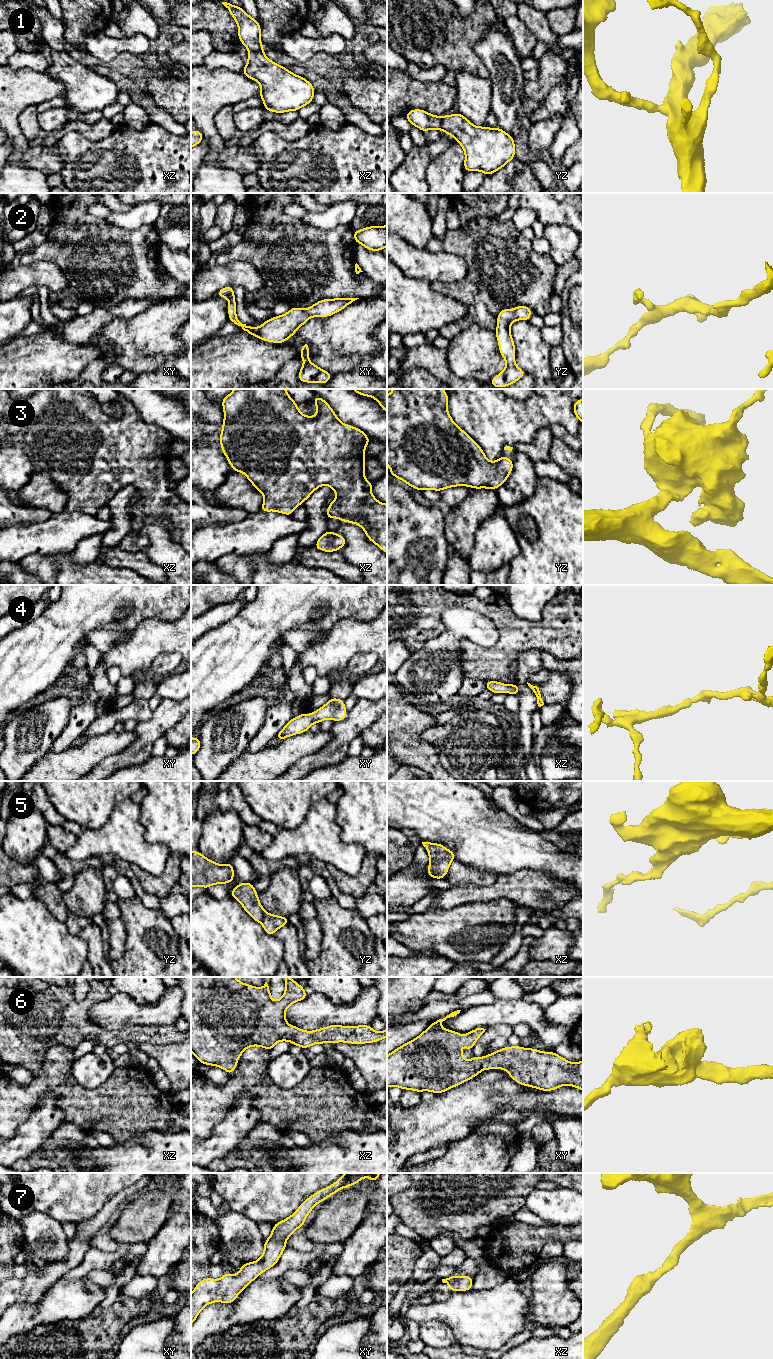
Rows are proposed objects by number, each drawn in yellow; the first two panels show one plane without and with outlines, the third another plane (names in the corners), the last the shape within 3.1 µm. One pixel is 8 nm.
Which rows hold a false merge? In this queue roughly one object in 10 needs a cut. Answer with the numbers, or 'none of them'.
none of them

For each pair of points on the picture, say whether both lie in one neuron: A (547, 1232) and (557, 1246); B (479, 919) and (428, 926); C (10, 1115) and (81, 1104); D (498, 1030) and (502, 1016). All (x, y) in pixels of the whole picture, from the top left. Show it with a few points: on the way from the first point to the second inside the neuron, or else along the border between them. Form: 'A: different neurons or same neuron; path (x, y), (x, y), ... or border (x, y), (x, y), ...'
A: different neurons; border (562, 1242), (548, 1241), (538, 1257)
B: same neuron; path (466, 923), (463, 926), (441, 926)
C: same neuron; path (28, 1097), (41, 1084), (53, 1084), (63, 1092)
D: different neurons; border (512, 1026), (497, 1024), (491, 1025), (486, 1029)

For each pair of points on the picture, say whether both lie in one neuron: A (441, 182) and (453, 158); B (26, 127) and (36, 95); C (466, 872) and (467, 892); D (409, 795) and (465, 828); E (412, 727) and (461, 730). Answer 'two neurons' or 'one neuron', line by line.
A: one neuron
B: two neurons
C: two neurons
D: one neuron
E: two neurons

